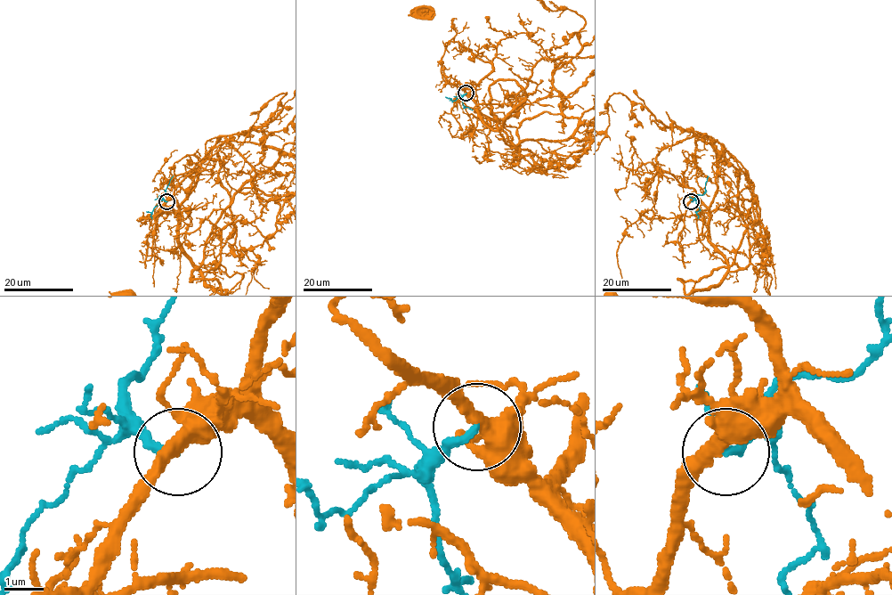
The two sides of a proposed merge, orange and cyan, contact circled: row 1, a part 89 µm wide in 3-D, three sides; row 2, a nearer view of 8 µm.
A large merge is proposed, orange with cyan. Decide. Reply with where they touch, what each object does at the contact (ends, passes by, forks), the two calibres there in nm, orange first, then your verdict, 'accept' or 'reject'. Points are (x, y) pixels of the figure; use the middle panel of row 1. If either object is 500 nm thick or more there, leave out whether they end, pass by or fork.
(466, 93) | orange passes by | cyan ends | 400/200 nm | reject

